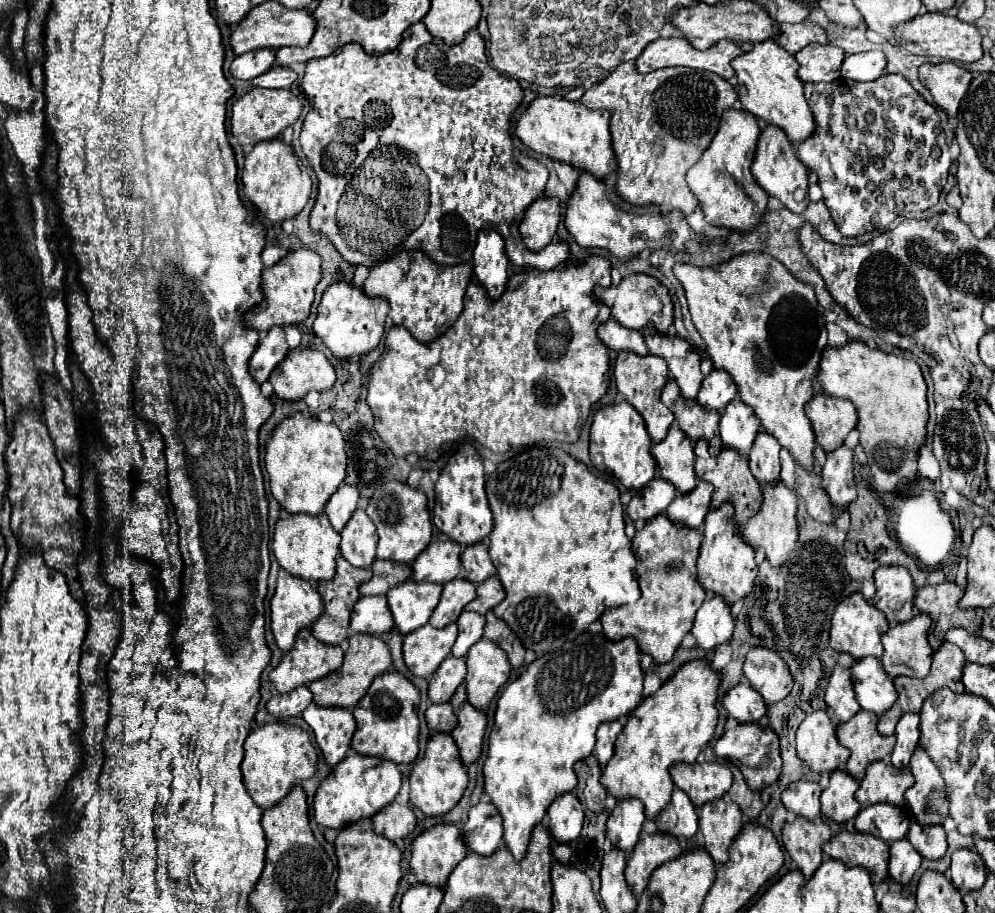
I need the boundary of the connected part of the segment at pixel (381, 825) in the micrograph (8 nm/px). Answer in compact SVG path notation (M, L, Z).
M389 803L385 809L373 815L375 833L395 841L399 837L407 837L415 829L415 813L411 807L403 807L399 803Z

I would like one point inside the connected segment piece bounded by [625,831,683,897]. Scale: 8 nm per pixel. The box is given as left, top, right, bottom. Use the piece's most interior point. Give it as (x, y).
(651, 851)

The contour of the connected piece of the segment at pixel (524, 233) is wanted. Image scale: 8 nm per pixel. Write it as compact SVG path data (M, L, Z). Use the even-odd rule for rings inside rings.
M541 197L533 201L525 209L525 217L519 225L523 245L529 251L541 251L543 247L547 247L557 233L559 219L561 213L557 197Z

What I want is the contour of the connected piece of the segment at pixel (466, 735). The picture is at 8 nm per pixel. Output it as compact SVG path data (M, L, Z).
M465 703L457 711L457 727L451 731L451 737L457 743L459 755L463 765L469 765L479 759L481 747L483 747L483 733L485 733L485 715L479 709L473 709L469 703Z

